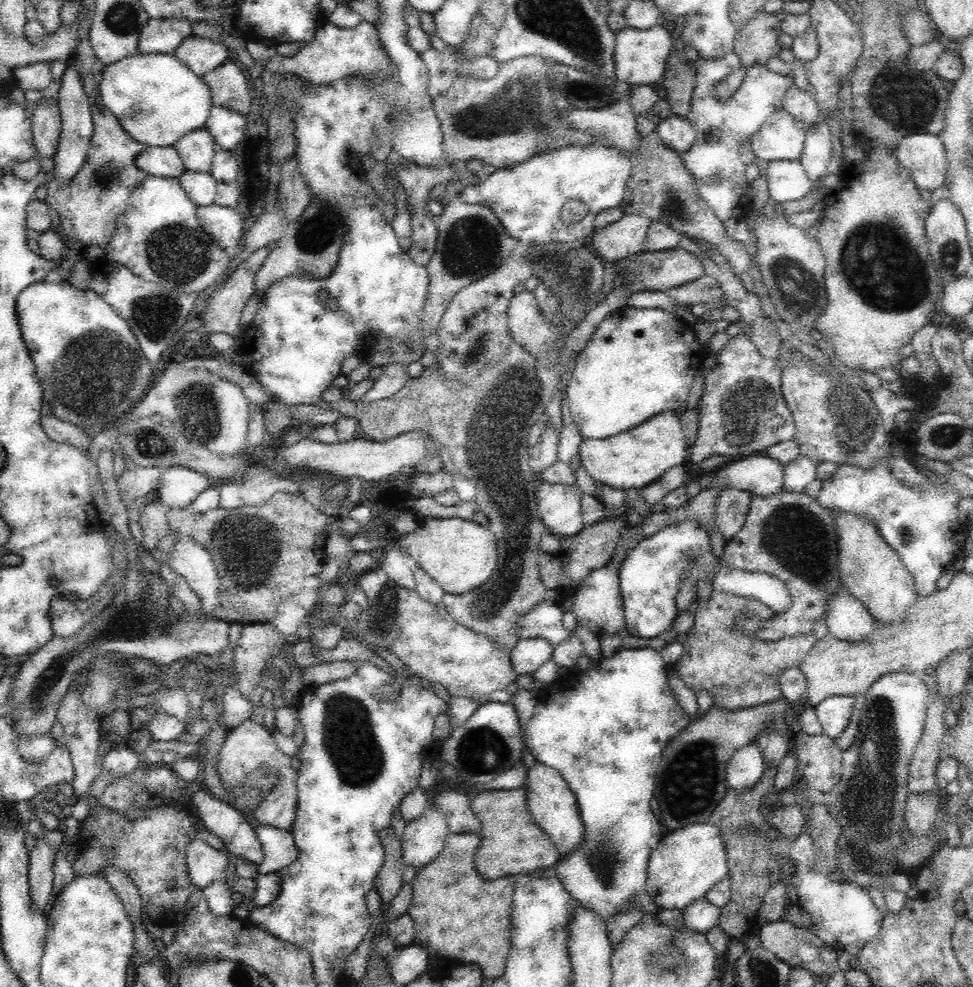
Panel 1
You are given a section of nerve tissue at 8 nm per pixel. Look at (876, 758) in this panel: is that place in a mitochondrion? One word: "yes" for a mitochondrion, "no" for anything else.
yes

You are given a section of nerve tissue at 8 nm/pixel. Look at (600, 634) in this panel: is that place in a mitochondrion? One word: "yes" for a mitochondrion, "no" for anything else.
no

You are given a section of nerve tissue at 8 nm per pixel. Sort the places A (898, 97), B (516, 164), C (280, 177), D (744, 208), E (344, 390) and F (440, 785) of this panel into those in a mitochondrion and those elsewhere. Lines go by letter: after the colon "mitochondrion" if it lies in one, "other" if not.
A: mitochondrion
B: other
C: other
D: other
E: other
F: other

